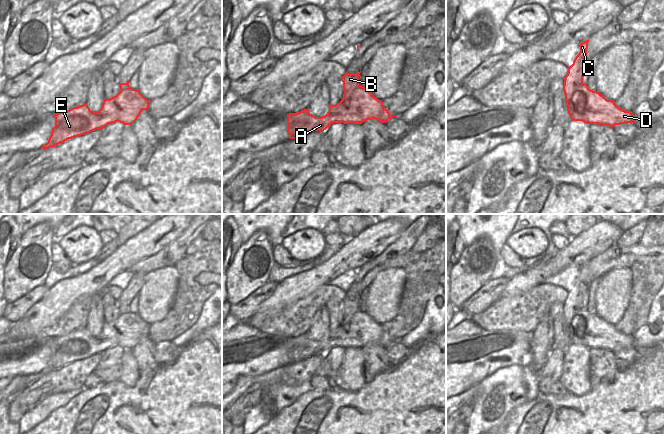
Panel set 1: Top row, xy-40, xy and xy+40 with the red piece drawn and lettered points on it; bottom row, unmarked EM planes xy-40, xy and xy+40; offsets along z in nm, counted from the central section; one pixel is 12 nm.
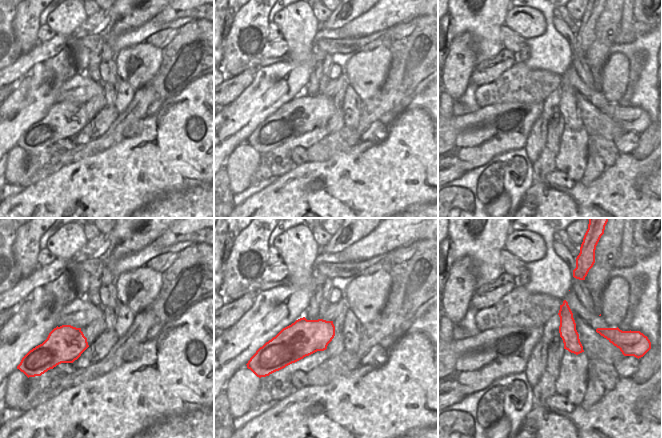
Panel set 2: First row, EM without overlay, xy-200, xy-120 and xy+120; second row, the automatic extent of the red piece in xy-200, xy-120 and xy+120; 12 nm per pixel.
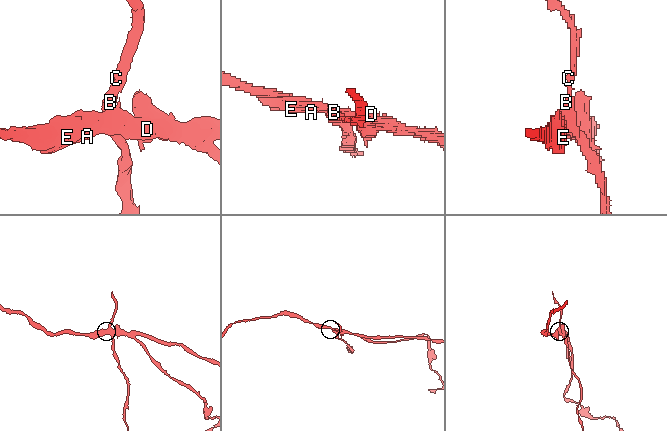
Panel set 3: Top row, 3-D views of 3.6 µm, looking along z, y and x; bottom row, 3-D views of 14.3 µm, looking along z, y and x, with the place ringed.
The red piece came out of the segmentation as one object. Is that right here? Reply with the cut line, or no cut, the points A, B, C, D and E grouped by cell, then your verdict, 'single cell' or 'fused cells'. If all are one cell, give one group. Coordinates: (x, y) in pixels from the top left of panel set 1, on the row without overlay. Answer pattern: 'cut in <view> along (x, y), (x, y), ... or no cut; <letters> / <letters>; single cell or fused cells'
cut in xy along (340, 337), (344, 335), (359, 336), (364, 344); A D E / B C; fused cells

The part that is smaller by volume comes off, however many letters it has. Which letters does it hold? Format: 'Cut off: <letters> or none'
Cut off: B, C

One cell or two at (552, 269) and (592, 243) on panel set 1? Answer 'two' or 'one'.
one

